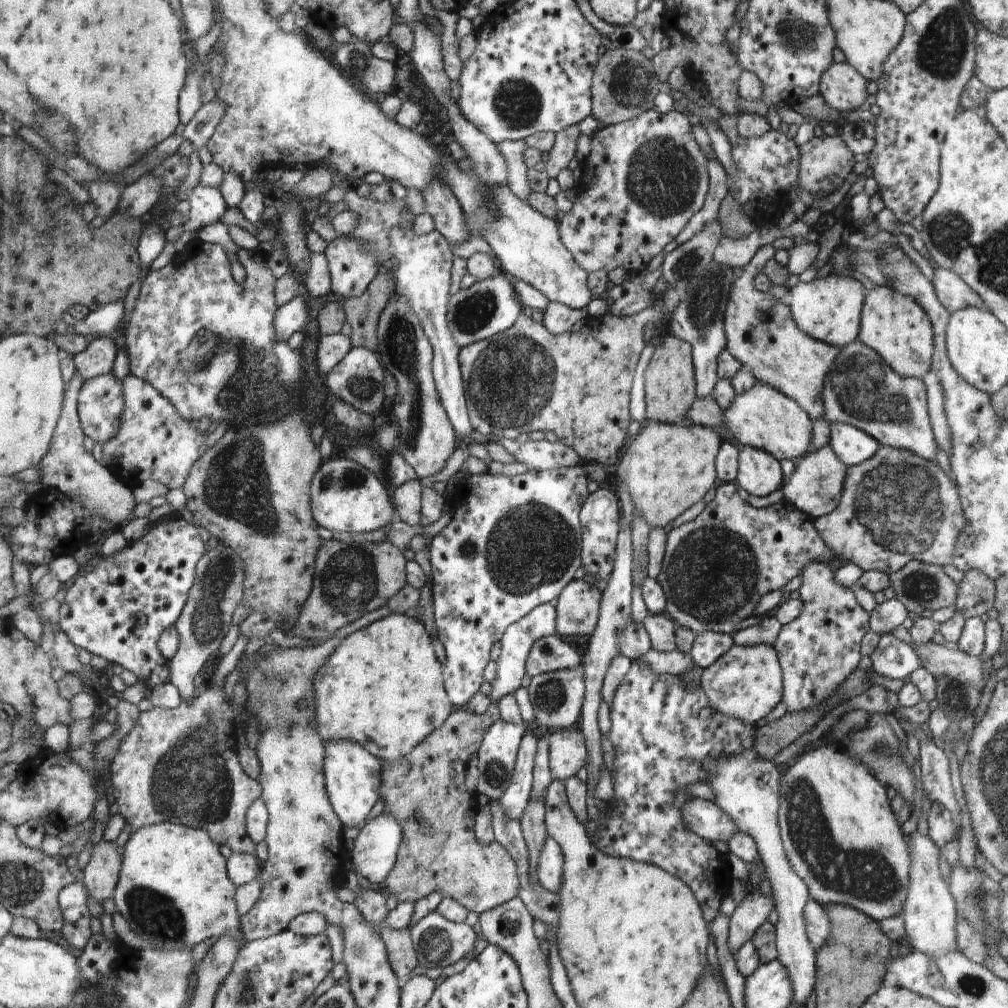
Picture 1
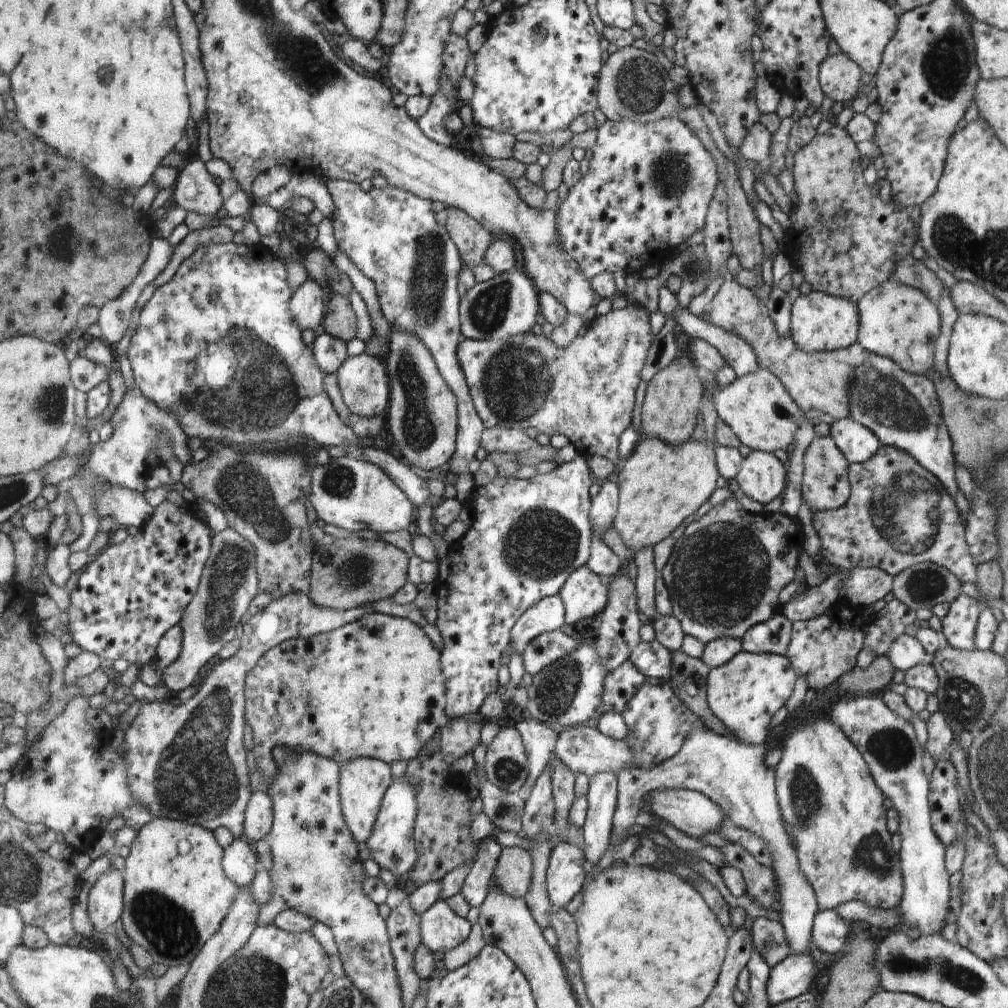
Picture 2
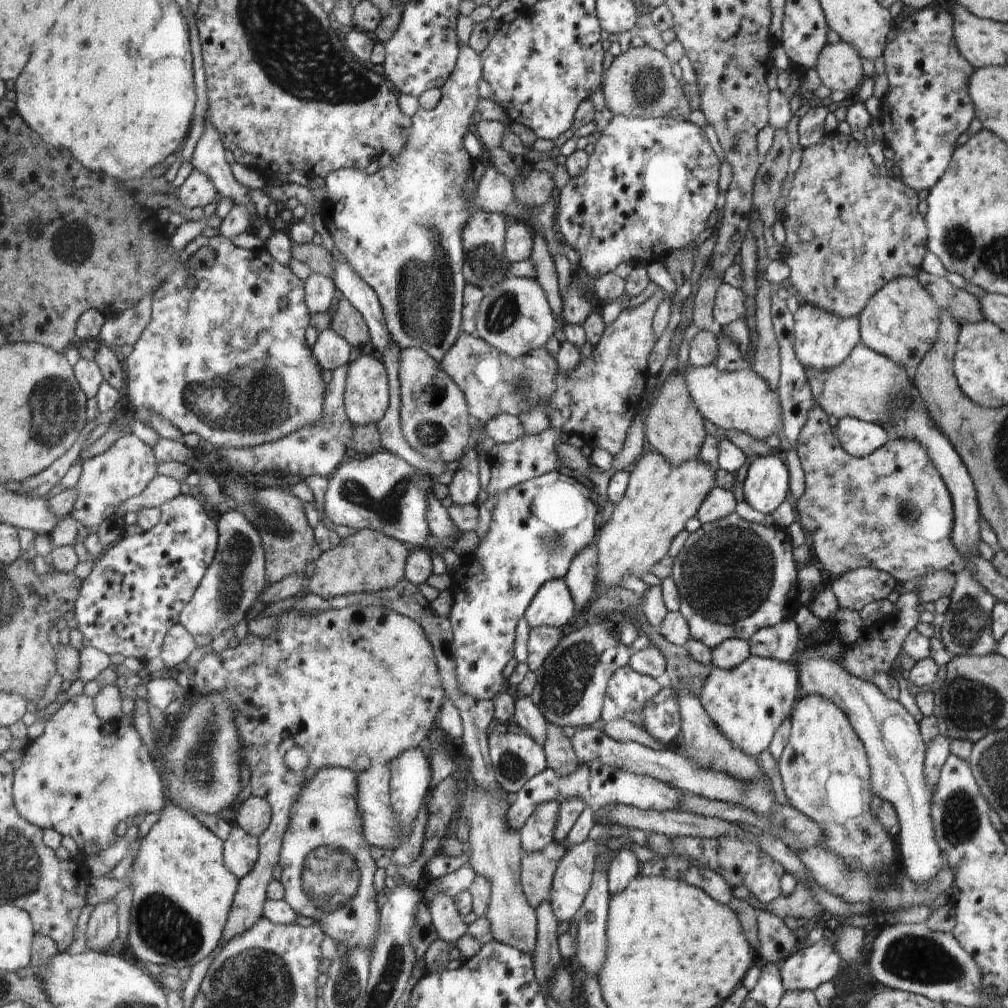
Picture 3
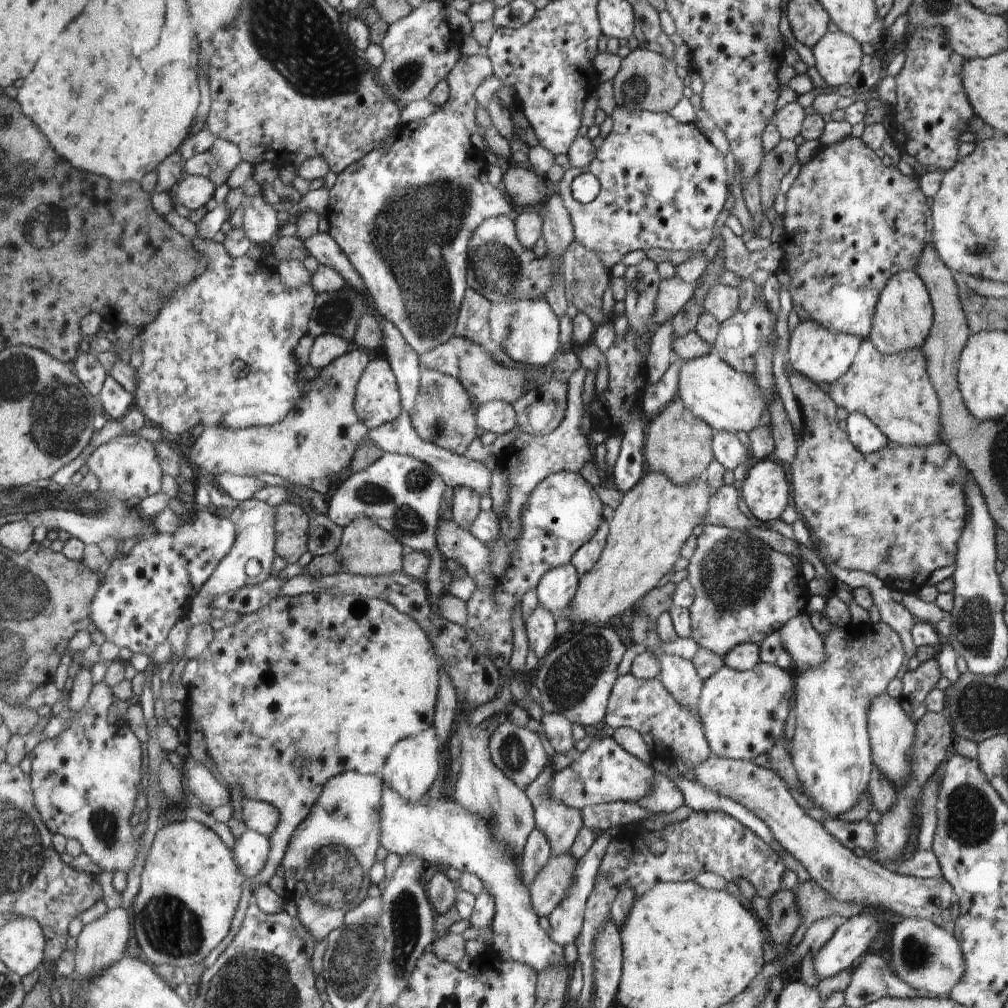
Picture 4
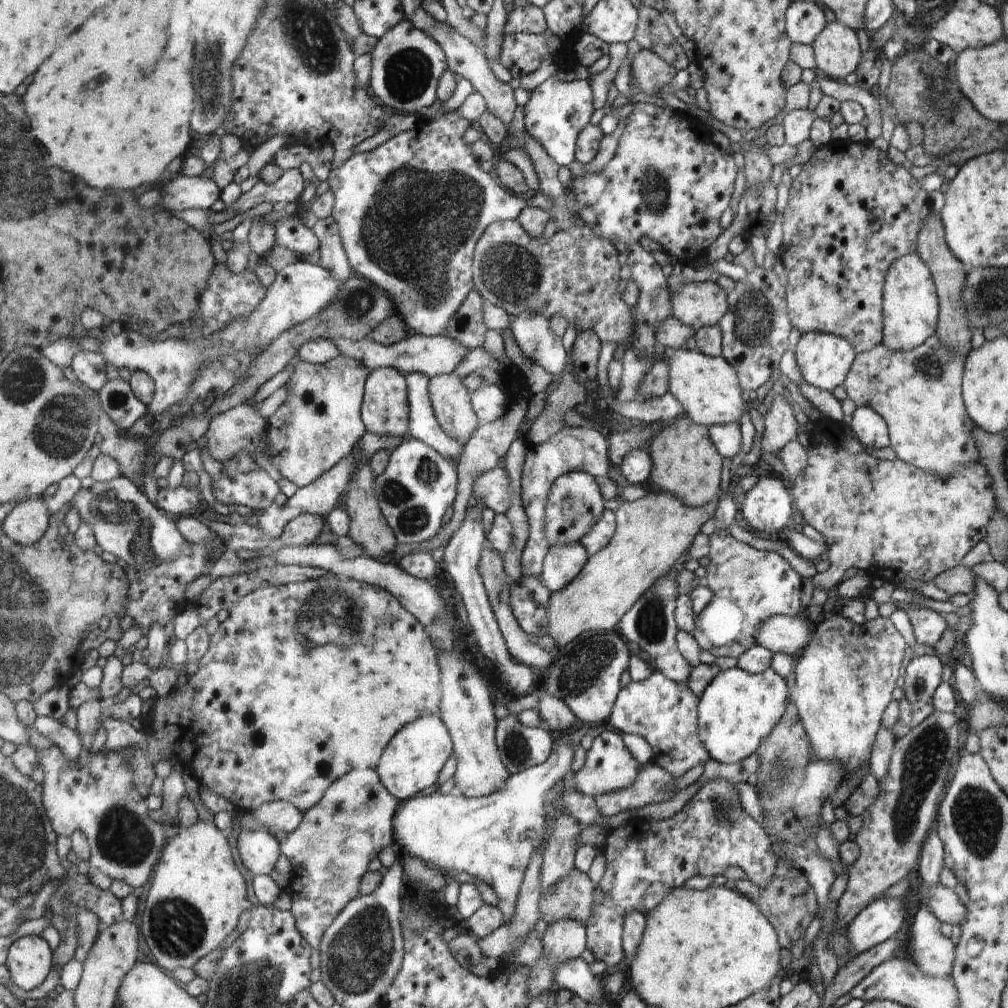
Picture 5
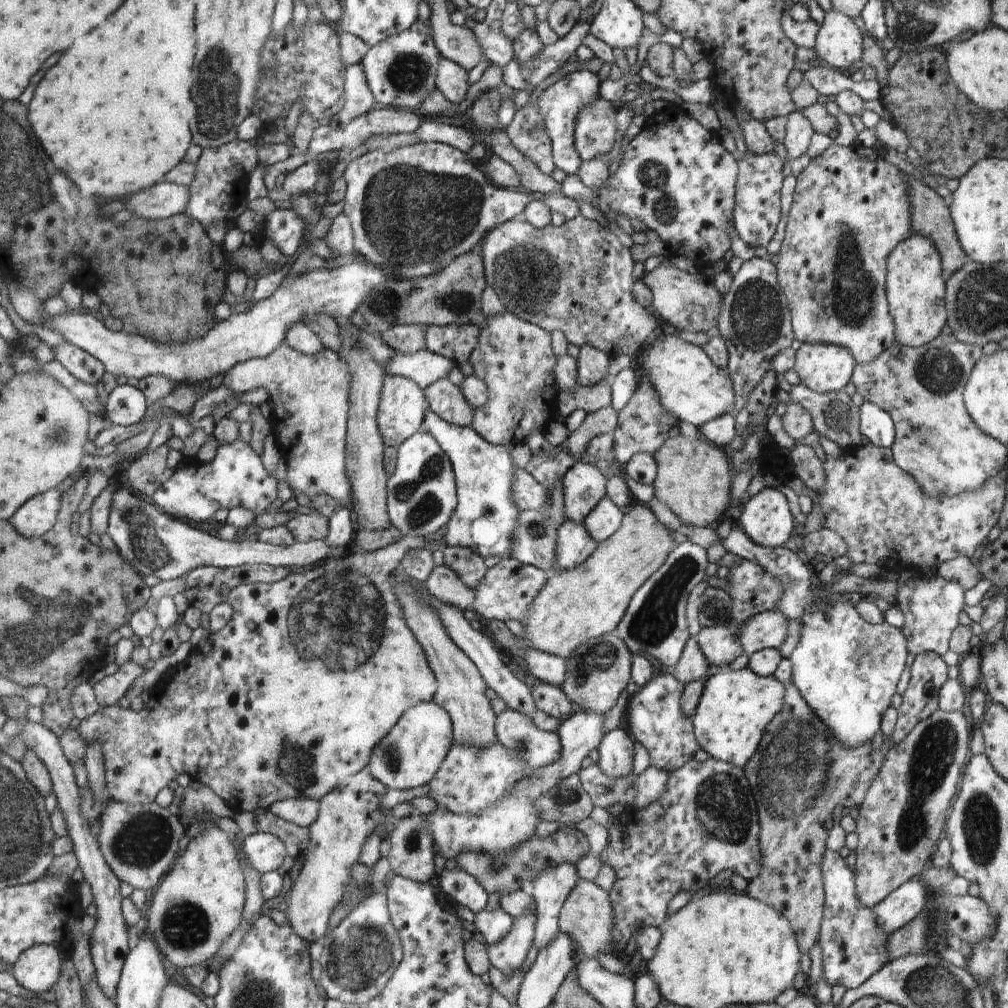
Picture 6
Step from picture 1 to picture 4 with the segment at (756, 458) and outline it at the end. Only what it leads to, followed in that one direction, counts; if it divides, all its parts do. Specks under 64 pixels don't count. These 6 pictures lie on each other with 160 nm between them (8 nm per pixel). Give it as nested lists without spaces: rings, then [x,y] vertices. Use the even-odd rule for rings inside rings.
[[[771,458],[753,461],[743,481],[742,498],[751,514],[761,522],[780,519],[790,500],[790,486],[782,466]]]

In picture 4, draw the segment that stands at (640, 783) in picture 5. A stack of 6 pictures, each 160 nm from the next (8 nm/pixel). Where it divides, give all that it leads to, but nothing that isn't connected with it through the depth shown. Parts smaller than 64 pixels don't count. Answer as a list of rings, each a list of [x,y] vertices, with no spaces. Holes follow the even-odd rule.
[[[655,771],[655,786],[648,797],[640,802],[652,814],[668,814],[684,805],[684,799],[673,779],[658,775]]]

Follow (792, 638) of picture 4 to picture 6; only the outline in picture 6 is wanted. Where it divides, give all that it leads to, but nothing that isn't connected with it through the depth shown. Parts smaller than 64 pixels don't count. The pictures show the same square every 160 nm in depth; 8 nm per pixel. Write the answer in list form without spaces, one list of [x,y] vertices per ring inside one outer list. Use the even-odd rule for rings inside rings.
[[[779,610],[762,611],[739,631],[744,652],[750,656],[762,649],[777,649],[786,638],[788,618]]]

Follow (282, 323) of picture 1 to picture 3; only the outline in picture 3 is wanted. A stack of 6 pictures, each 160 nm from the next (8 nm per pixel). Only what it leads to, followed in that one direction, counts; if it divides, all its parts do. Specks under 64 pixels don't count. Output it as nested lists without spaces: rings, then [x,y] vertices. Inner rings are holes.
[[[311,273],[304,283],[305,303],[309,309],[310,318],[315,314],[332,310],[333,301],[339,294],[331,278],[320,273]]]

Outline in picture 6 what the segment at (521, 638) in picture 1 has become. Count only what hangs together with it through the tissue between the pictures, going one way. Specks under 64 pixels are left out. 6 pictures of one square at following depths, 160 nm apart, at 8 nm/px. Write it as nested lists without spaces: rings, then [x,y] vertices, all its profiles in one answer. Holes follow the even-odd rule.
[[[566,521],[557,530],[557,558],[553,570],[571,571],[582,564],[596,550],[597,542],[587,533],[582,523]]]

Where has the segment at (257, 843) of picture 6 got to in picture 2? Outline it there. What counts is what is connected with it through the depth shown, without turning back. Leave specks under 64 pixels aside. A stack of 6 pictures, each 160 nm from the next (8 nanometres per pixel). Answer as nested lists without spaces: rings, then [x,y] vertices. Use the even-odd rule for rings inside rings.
[[[234,839],[225,848],[222,866],[225,867],[225,874],[233,879],[240,889],[249,886],[259,867],[261,867],[254,845],[241,839]]]

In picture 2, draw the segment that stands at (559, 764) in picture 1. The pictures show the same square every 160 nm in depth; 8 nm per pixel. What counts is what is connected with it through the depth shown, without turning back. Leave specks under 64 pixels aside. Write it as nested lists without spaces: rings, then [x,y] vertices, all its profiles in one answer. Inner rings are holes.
[[[573,726],[558,732],[553,756],[564,763],[574,774],[586,773],[590,778],[604,771],[616,774],[622,767],[634,767],[633,754],[624,740],[604,736],[597,728]]]

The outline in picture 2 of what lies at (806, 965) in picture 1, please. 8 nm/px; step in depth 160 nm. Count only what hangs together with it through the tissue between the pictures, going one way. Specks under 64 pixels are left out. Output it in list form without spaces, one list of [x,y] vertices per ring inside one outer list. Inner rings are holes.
[[[704,728],[702,731],[695,731],[688,738],[683,748],[676,756],[669,758],[668,761],[661,762],[658,766],[653,766],[652,770],[639,769],[638,767],[622,767],[615,775],[617,778],[617,797],[618,804],[613,814],[613,833],[612,844],[620,844],[622,837],[627,833],[628,828],[635,824],[636,816],[640,813],[638,803],[642,804],[644,794],[656,789],[690,789],[705,794],[713,799],[715,803],[729,817],[727,822],[735,827],[747,830],[754,836],[757,836],[769,849],[773,863],[773,871],[777,878],[777,899],[780,902],[780,922],[782,923],[785,937],[789,946],[790,954],[798,953],[806,955],[810,950],[810,932],[812,930],[812,920],[815,920],[818,912],[816,908],[816,897],[812,892],[812,884],[808,884],[808,879],[801,870],[798,862],[797,851],[791,843],[791,836],[783,823],[781,814],[780,800],[777,798],[776,770],[774,767],[768,767],[764,763],[765,757],[769,751],[764,743],[753,745],[738,742],[726,736],[716,735],[714,731]]]

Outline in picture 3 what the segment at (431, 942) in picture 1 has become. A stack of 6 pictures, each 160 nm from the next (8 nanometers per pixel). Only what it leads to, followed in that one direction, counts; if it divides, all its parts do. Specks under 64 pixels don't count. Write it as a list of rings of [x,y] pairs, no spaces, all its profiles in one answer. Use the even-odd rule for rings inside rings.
[[[445,894],[433,896],[428,908],[437,938],[444,942],[457,942],[468,930],[464,917],[458,912],[454,899]]]

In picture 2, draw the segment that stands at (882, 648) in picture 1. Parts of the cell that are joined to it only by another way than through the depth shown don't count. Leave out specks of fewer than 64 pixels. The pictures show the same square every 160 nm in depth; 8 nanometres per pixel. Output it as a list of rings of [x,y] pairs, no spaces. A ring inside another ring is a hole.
[[[905,634],[894,639],[893,646],[886,655],[895,670],[902,670],[902,672],[929,661],[921,642],[918,642],[916,637]]]

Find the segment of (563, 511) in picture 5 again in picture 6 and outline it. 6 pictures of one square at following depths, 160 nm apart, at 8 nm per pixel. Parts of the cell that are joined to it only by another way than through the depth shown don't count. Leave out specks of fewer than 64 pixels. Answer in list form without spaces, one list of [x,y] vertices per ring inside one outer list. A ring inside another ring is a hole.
[[[580,460],[561,478],[563,486],[564,522],[584,522],[586,515],[602,500],[608,478],[594,465]]]

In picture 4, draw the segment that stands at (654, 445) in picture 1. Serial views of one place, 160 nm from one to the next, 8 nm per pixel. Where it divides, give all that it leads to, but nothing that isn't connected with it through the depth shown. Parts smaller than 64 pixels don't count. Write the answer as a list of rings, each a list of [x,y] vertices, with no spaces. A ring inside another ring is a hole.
[[[646,469],[640,482],[629,490],[614,509],[604,550],[594,568],[579,579],[571,602],[569,618],[580,624],[602,625],[617,614],[631,613],[638,600],[668,574],[680,556],[680,548],[694,526],[703,524],[712,495],[709,484],[696,477],[688,485],[679,485],[662,471]]]

